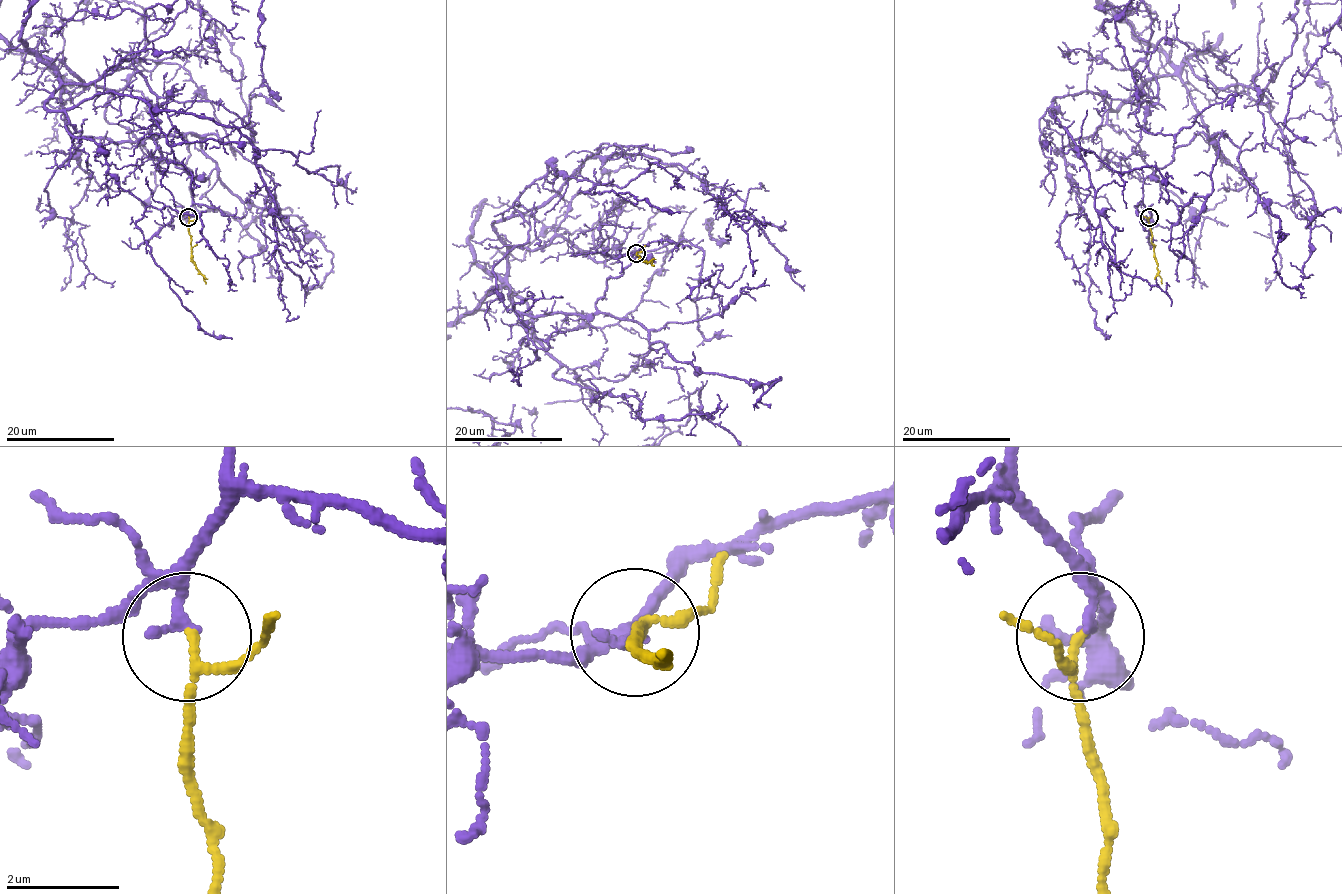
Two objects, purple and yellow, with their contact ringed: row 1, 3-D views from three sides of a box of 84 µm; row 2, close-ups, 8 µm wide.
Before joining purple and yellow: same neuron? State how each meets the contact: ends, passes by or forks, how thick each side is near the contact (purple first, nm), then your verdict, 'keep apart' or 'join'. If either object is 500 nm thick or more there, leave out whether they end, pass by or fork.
purple passes by; yellow passes by; 130 nm thick on the purple side, 120 nm on the other; join

